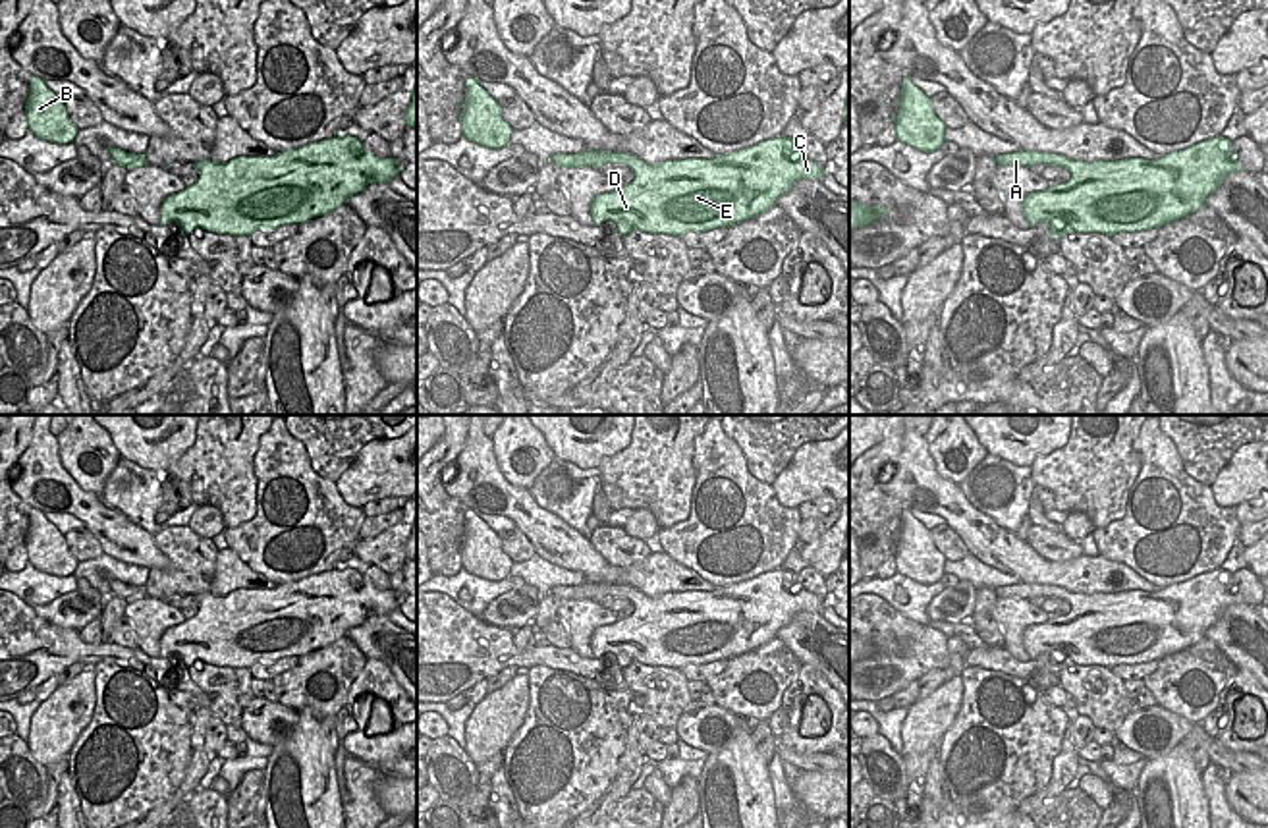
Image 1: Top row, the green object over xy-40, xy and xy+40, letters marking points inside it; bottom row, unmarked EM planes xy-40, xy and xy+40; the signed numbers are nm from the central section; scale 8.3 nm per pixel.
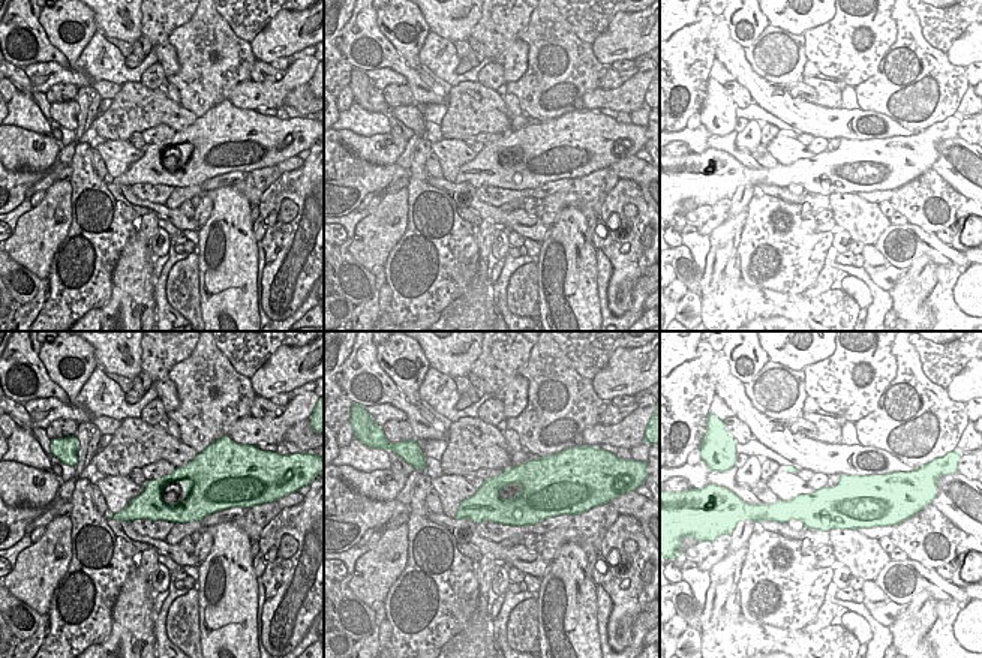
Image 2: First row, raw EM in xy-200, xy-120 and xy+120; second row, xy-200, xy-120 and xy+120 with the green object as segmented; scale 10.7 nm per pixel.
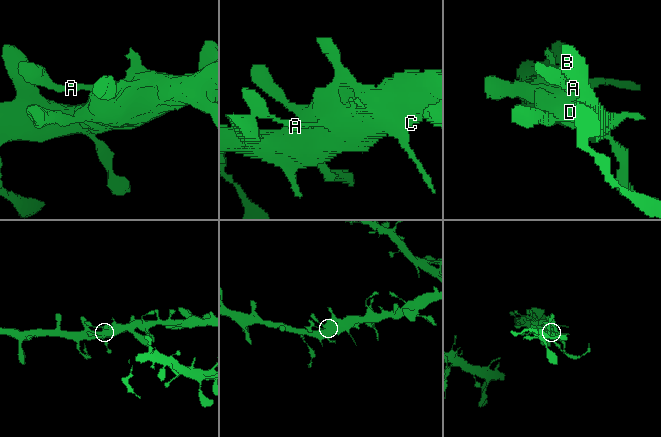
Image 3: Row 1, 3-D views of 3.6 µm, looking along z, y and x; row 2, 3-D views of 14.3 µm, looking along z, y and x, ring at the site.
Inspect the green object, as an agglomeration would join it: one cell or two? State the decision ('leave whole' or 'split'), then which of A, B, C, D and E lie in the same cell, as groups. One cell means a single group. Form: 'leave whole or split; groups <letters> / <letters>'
leave whole; groups A B C D E

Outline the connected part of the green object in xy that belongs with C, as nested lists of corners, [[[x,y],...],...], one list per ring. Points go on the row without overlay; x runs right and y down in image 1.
[[[774,569],[755,579],[741,581],[716,591],[666,593],[647,596],[629,585],[583,583],[577,587],[552,587],[550,593],[564,600],[598,600],[602,596],[625,596],[635,606],[629,618],[600,625],[591,635],[593,656],[600,658],[612,652],[623,670],[631,662],[645,666],[666,666],[681,670],[687,664],[710,664],[731,660],[755,650],[776,637],[776,631],[791,621],[799,612],[822,612],[826,600],[805,591],[797,573],[791,569]]]

